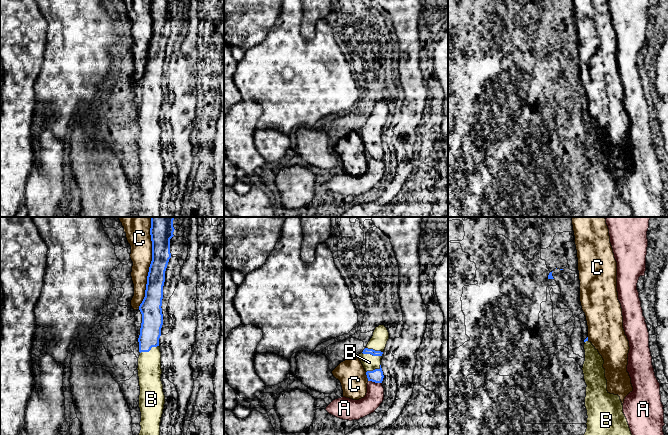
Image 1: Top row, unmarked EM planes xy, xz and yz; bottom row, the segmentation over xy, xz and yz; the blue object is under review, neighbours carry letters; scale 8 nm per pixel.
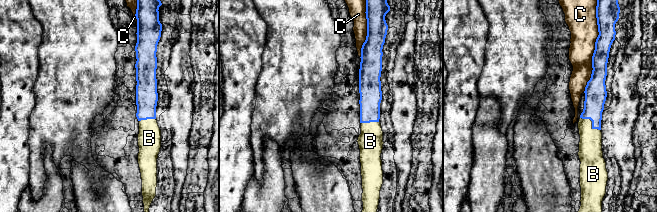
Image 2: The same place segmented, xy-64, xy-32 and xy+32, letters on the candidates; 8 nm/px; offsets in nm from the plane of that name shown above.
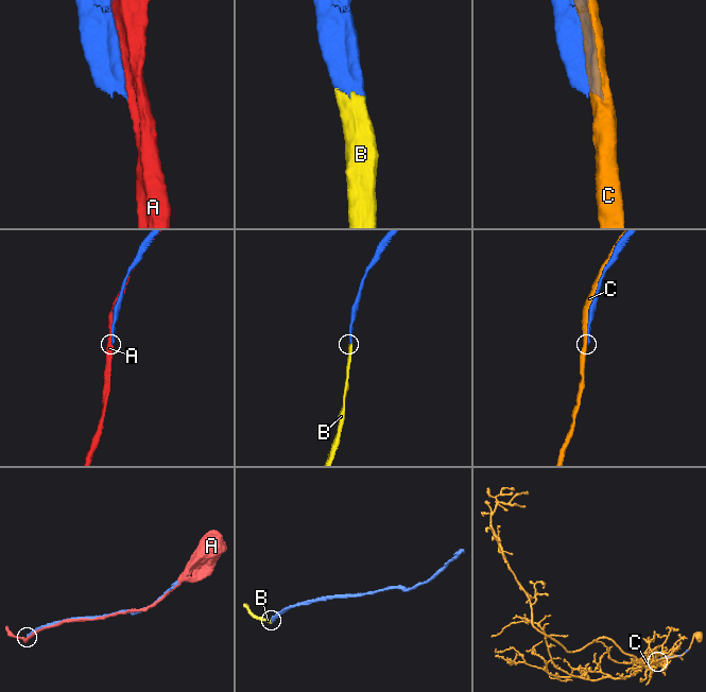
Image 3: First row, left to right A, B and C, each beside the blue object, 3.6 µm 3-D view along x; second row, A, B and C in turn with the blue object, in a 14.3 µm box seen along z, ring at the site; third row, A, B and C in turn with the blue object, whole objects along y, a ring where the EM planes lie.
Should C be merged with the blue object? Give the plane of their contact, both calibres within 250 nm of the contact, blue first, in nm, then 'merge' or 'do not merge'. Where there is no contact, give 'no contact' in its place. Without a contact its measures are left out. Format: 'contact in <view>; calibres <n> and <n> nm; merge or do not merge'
contact in xy; calibres 160 and 190 nm; do not merge

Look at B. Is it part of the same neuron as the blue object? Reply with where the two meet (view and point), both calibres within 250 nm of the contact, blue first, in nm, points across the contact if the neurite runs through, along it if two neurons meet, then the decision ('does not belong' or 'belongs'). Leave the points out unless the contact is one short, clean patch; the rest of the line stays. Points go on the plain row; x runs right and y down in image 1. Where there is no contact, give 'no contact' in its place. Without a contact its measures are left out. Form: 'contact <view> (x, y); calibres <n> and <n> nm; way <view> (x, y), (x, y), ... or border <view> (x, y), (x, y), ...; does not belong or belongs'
contact xy (149, 126); calibres 180 and 190 nm; way xy (152, 95), (149, 110), (149, 126), (149, 145); belongs

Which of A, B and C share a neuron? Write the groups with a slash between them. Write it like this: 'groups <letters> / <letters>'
groups A / B / C

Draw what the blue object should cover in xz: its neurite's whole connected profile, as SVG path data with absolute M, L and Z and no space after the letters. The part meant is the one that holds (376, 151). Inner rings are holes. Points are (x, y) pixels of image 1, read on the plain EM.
M384 101L375 104L373 112L359 135L366 147L368 157L382 159L384 151L381 144L381 134L389 115L389 108Z

